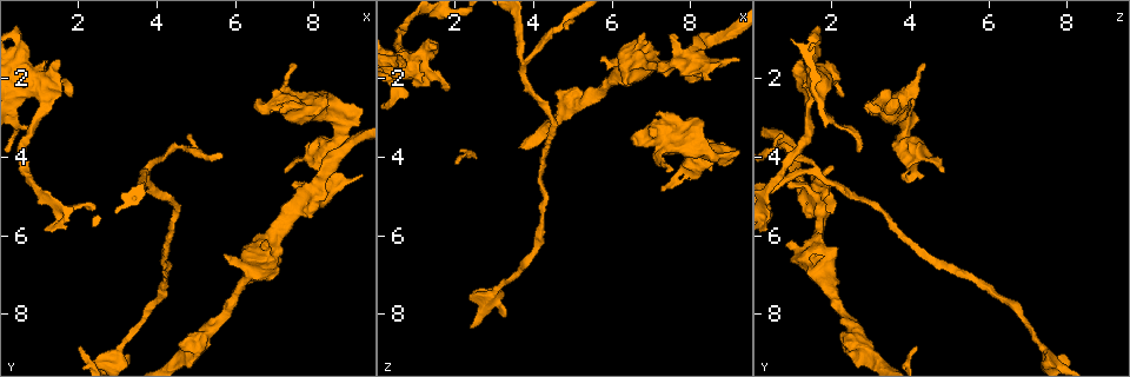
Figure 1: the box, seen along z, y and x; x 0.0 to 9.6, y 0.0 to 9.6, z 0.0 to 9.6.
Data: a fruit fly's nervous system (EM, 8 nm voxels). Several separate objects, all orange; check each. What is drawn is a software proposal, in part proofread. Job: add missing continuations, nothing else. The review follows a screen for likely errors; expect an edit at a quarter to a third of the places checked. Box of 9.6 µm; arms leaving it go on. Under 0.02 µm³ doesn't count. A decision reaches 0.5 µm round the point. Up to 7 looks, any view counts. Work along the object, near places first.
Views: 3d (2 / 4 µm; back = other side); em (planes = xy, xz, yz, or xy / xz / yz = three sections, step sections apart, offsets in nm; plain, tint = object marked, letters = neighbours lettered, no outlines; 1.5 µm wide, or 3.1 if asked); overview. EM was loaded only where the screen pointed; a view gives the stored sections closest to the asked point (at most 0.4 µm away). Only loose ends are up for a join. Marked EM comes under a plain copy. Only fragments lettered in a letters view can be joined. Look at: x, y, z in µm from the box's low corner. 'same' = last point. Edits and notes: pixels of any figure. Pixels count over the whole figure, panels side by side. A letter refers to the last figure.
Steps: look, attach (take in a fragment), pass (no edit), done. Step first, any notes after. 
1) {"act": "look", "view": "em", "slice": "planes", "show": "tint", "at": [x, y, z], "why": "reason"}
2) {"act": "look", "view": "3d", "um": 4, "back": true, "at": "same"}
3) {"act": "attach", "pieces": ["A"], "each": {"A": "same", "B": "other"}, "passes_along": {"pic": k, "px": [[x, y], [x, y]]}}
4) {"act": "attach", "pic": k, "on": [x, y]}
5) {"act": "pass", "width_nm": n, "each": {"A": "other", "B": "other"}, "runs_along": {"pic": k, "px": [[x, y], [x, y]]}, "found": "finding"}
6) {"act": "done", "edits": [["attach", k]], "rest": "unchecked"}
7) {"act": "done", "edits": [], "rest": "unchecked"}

{"act": "look", "view": "3d", "um": 2, "at": [7.45, 1.65, 4.40]}

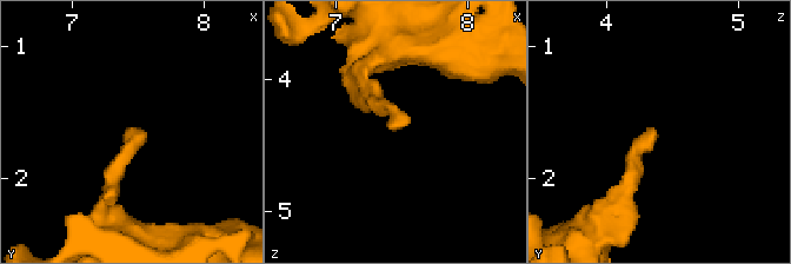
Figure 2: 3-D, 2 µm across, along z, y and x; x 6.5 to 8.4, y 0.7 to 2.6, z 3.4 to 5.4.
{"act": "look", "view": "em", "slice": "planes", "show": "letters", "at": [7.44, 1.64, 4.40]}

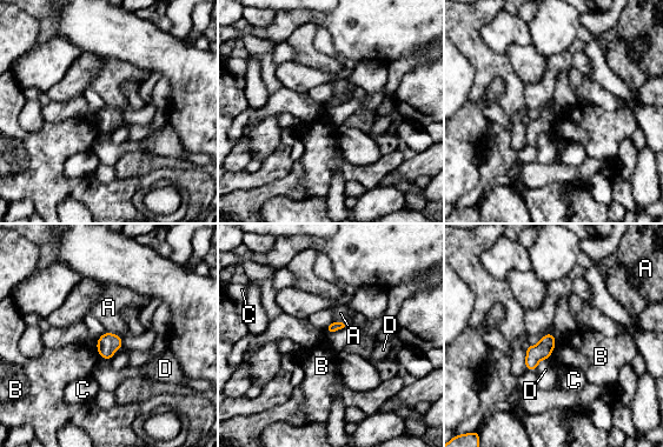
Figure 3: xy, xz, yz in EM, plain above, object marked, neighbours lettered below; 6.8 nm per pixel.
{"act": "pass", "each": {"A": "other", "B": "other", "C": "other", "D": "other"}, "border": {"pic": 3, "px": [[556, 342], [549, 358]]}, "found": "no lettered fragment goes on from it"}

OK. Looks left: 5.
{"act": "look", "view": "em", "slice": "planes", "show": "letters", "at": [8.55, 4.45, 4.30], "why": "an open end"}

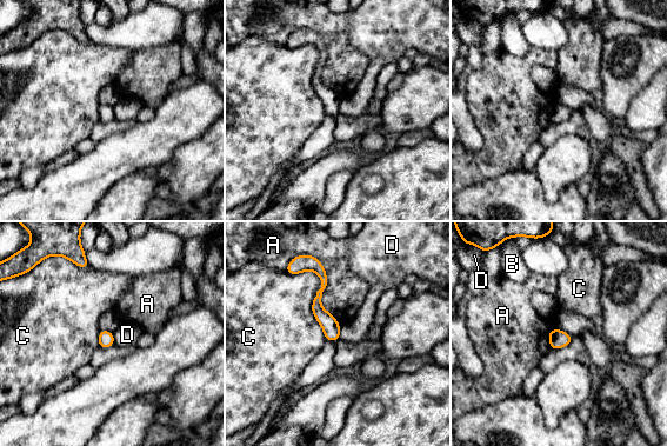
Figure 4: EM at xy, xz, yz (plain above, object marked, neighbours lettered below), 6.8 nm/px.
{"act": "pass", "each": {"A": "other", "B": "other", "C": "other", "D": "other"}, "found": "none of them fits"}

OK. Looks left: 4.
{"act": "look", "view": "em", "slice": "yz", "step": 8, "show": "letters", "at": [0.80, 3.30, 2.45], "why": "tapers out"}

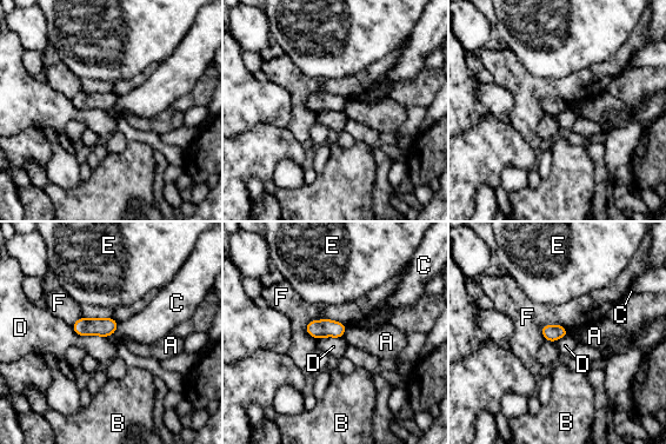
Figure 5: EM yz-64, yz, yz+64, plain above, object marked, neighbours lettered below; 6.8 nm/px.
{"act": "pass", "width_nm": 110, "longest_contact_nm": ["F", 300], "each": {"A": "other", "B": "other", "C": "other", "D": "other", "E": "other", "F": "other"}, "found": "none of them fits"}

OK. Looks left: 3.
{"act": "done", "edits": [], "rest": "unchecked"}

